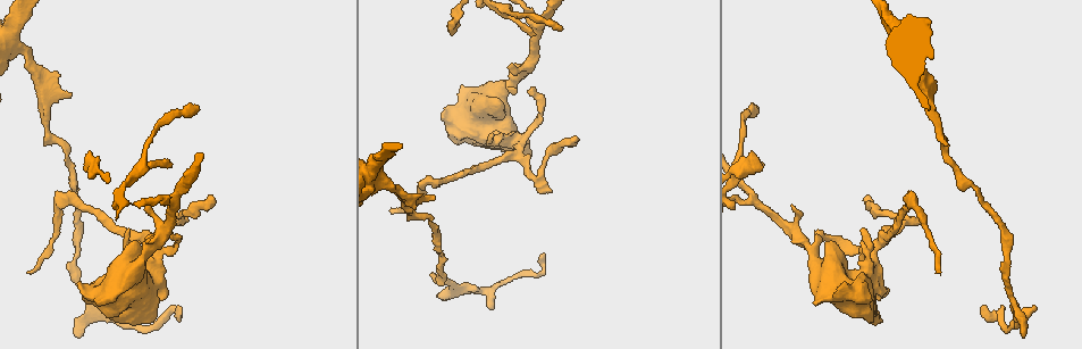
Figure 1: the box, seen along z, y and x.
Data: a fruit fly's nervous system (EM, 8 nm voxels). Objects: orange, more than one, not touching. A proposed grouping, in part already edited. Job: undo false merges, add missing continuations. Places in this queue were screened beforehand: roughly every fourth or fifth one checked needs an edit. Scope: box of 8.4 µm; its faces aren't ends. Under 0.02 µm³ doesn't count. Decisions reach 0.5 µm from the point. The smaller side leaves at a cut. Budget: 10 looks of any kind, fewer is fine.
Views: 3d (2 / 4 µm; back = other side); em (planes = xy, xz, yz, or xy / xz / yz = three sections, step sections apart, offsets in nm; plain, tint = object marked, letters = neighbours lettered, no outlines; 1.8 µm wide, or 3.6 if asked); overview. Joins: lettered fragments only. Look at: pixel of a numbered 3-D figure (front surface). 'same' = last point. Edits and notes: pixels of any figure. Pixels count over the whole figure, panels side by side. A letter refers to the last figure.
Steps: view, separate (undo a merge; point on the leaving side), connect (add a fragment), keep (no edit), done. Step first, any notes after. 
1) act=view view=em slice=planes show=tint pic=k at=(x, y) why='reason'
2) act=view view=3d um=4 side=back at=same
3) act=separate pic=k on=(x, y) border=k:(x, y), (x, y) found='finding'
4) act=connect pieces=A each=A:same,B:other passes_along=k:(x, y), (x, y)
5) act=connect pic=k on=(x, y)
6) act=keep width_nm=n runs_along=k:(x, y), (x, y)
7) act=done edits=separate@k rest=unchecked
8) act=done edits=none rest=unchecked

act=view view=3d um=4 pic=1 at=(940, 271) why='free end'

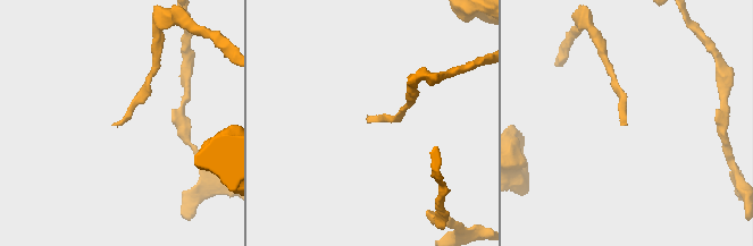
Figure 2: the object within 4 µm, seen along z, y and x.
act=view view=em um=3.6 slice=planes show=letters pic=2 at=(622, 124)

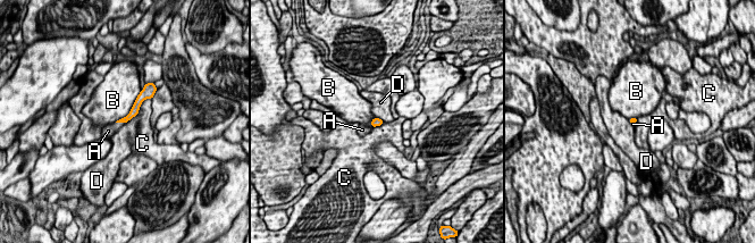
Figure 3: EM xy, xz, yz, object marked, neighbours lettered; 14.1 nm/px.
act=connect pieces=A each=A:same,B:other,C:other,D:other passes_along=3:(134, 110), (120, 122), (108, 131) found='it goes on there'

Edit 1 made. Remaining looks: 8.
act=view view=overview why='redraw'

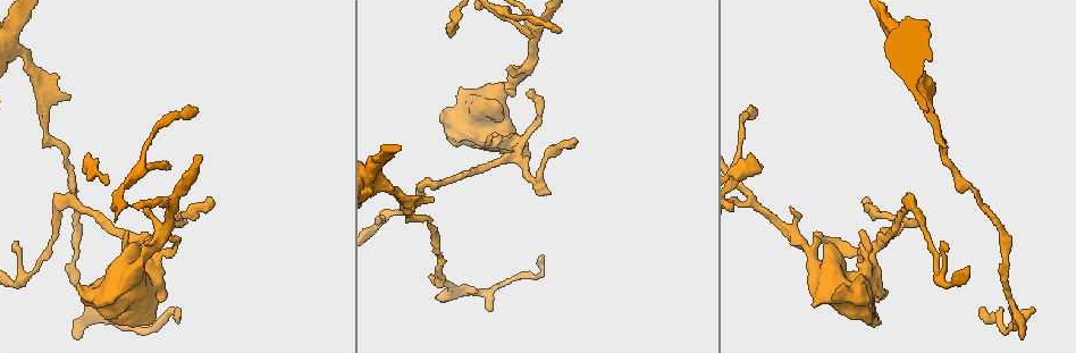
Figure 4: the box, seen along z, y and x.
act=view view=em um=3.6 slice=xy step=4 show=tint pic=4 at=(151, 318) why='stops while still wide'

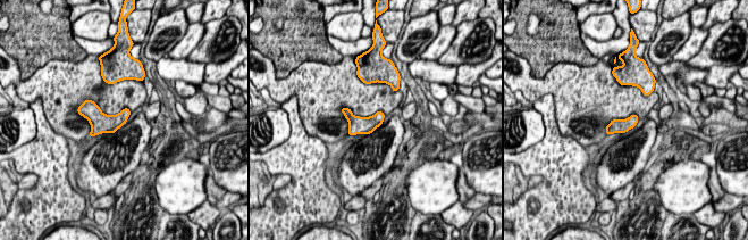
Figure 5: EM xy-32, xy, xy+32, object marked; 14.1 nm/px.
act=view view=em um=3.6 slice=planes show=tint at=same

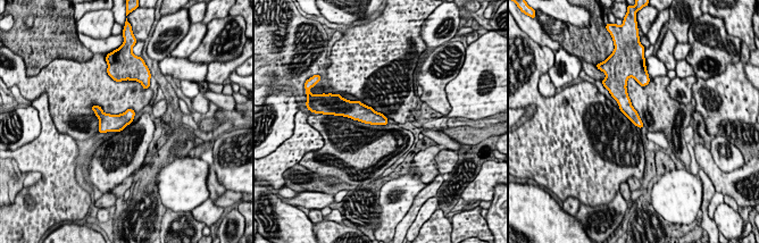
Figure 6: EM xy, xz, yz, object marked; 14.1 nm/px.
act=view view=em um=3.6 slice=planes show=letters at=same

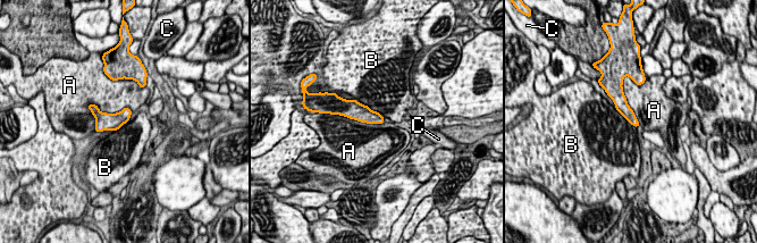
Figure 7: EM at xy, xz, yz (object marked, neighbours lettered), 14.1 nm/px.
act=keep each=A:other,B:other,C:other runs_along=7:(611, 93), (634, 122) found='no lettered fragment goes on from it'

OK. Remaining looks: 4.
act=view view=em slice=yz step=16 show=letters pic=4 at=(490, 308) why='branch stops here'

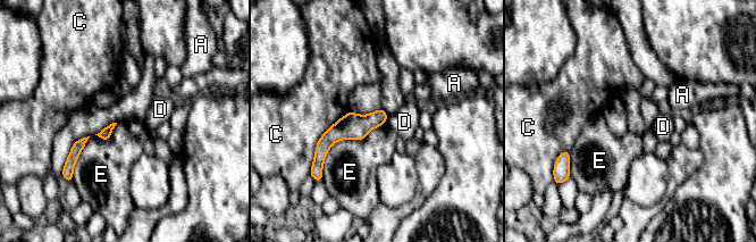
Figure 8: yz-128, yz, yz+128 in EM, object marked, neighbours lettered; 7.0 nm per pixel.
act=view view=em slice=planes show=letters at=same why='cut it another way'

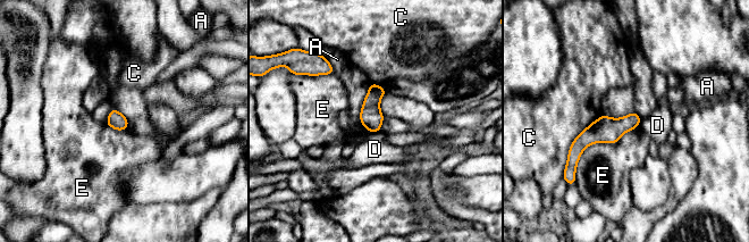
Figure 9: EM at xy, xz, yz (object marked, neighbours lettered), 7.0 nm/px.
act=keep each=A:other,C:other,D:other,E:other found='no lettered fragment goes on from it'

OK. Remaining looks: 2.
act=done edits=connect@3 rest=unchecked

